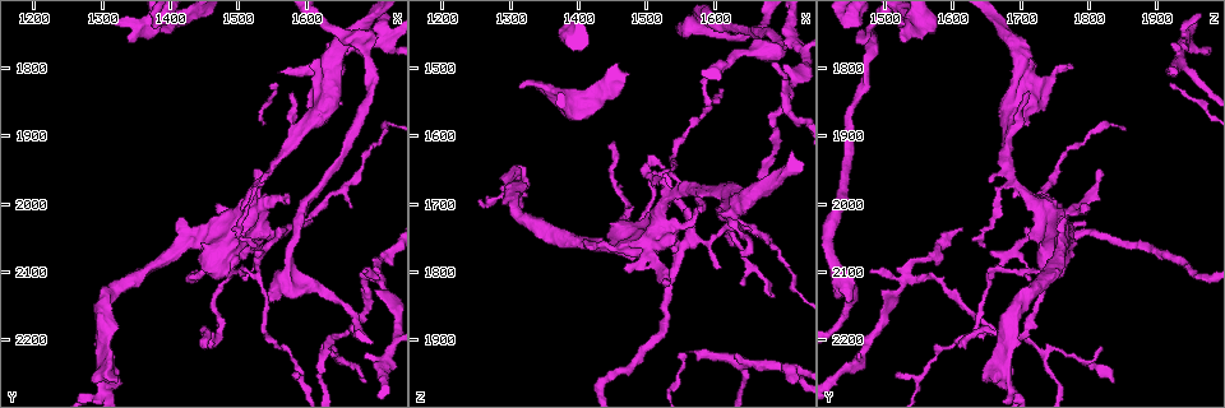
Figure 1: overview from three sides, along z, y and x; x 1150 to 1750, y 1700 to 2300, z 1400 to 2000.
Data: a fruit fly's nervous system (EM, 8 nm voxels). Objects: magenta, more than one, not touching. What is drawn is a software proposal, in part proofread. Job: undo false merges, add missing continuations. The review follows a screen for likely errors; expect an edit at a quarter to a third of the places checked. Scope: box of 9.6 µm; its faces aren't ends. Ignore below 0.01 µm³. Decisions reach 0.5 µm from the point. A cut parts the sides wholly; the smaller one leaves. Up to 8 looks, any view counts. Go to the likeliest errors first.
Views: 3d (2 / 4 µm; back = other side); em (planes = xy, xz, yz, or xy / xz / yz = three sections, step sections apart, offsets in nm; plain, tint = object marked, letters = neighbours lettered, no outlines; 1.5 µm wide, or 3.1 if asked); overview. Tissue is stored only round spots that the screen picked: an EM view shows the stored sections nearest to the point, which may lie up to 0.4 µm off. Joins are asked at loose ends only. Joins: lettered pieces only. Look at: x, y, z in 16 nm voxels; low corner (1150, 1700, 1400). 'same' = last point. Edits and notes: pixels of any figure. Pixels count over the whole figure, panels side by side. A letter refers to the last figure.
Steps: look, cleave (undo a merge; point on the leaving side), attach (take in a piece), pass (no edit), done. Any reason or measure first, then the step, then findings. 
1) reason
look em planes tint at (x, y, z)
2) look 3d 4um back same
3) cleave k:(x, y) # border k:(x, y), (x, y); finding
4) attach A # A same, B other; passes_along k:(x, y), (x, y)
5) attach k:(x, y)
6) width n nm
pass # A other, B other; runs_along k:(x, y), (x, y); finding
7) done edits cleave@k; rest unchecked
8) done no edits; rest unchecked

branch point
look em planes plain at (1715, 2125, 1525)

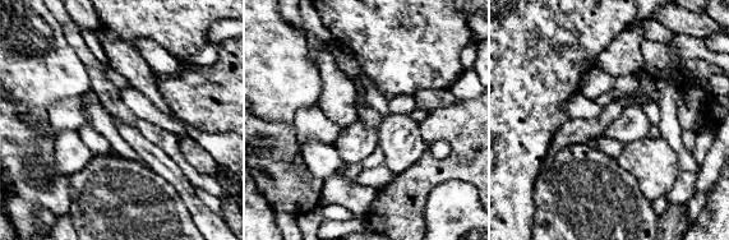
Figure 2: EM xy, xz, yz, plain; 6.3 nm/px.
look em planes tint same

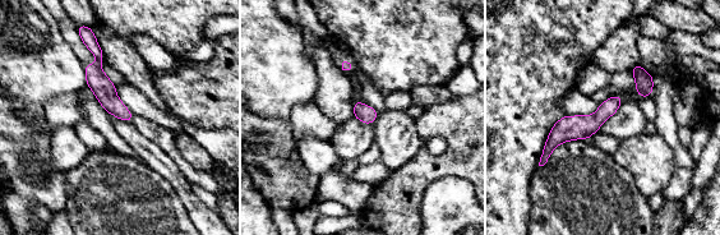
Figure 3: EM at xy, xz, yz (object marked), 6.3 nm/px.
what lies round it
look em planes letters same

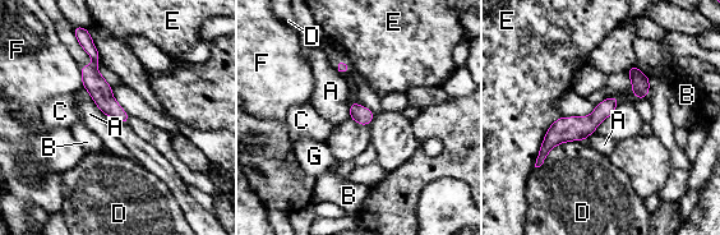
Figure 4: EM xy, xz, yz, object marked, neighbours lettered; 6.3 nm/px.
longest_contact E 360 nm
pass # A other, B other, C other, D other, E other, F other, G other; runs_along 4:(614, 100), (541, 156); continuous, no second cell

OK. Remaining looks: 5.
look 3d 2um at (1550, 2145, 1450)

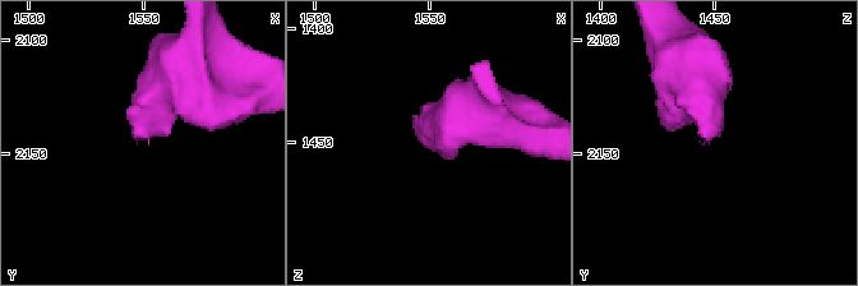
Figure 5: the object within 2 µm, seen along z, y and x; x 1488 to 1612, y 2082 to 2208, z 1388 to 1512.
look em yz step 4 tint at (1547, 2143, 1449)

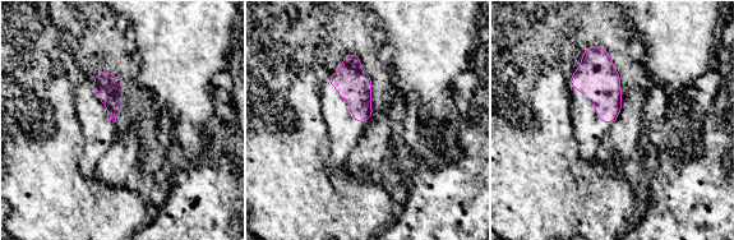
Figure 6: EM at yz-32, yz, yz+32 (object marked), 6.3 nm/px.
what lies round it
look em yz step 4 letters same

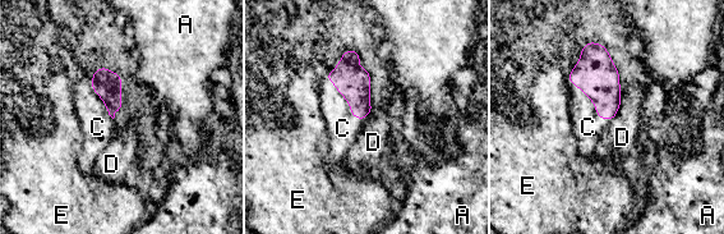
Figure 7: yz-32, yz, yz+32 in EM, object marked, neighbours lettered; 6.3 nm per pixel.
attach C # A other, C same, D other, E other; the cell continues

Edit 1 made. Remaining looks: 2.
free end
look em planes letters at (1640, 1800, 1775)

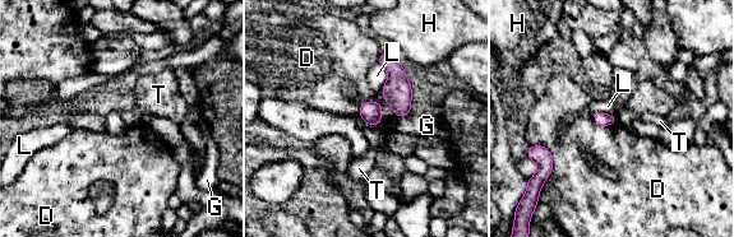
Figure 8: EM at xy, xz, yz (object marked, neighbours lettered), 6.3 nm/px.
pass # D other, G other, H other, L other, T other; no lettered piece goes on from it

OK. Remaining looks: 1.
done edits attach@7; rest unchecked

